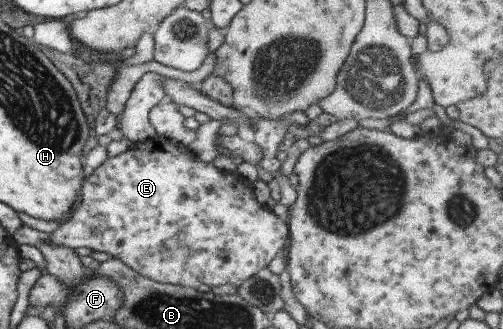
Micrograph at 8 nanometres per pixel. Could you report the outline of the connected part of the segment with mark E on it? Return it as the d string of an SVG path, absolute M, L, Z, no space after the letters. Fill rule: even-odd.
M155 135L152 139L141 141L133 144L129 149L125 150L114 157L107 157L103 164L99 164L89 176L83 177L80 184L81 200L75 212L71 214L71 218L67 222L60 224L60 227L51 232L47 236L47 242L51 246L65 246L65 248L89 248L89 250L97 252L105 252L111 254L119 261L123 261L127 266L131 267L135 272L141 274L145 278L157 281L159 283L167 283L170 285L179 285L196 289L197 286L221 286L221 284L231 284L231 286L239 286L241 282L245 282L247 278L255 276L259 270L265 268L272 258L278 256L281 248L286 245L287 225L277 218L273 211L265 210L259 206L259 202L255 200L251 185L247 181L239 178L235 174L219 171L213 167L211 163L206 164L197 160L197 157L180 145L169 142L169 139Z

